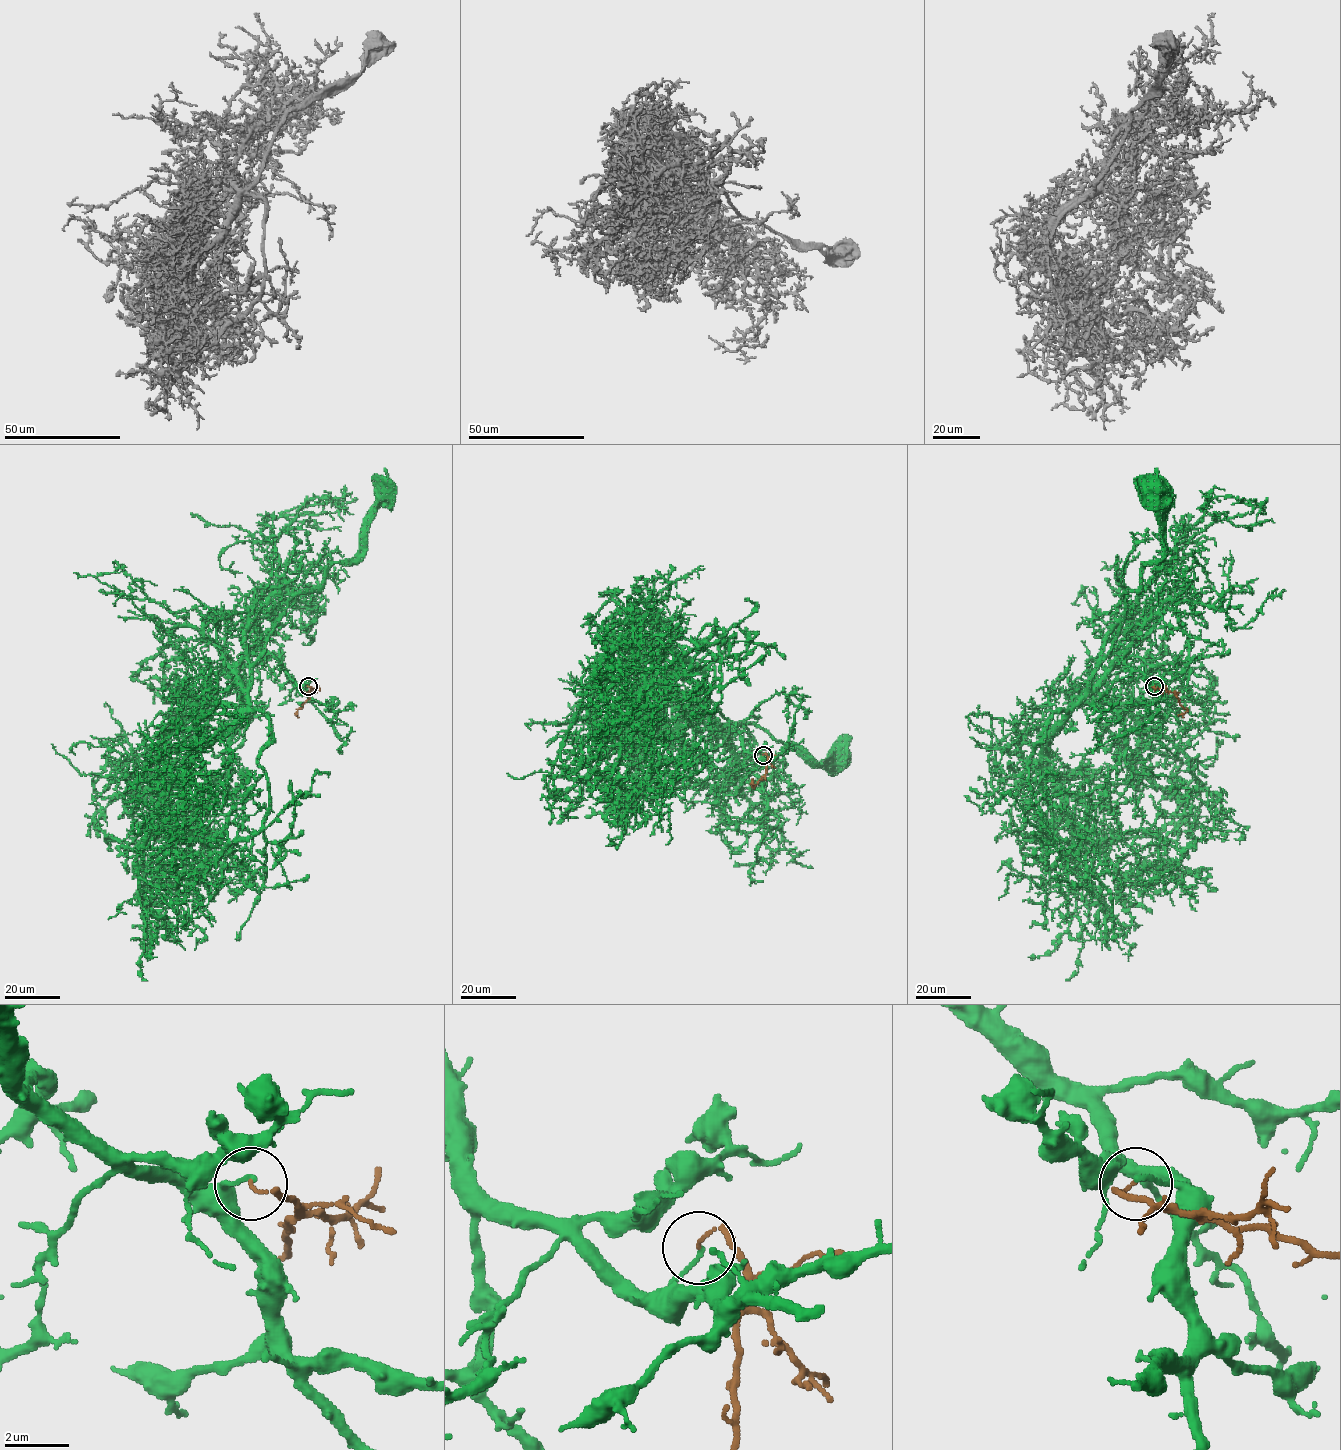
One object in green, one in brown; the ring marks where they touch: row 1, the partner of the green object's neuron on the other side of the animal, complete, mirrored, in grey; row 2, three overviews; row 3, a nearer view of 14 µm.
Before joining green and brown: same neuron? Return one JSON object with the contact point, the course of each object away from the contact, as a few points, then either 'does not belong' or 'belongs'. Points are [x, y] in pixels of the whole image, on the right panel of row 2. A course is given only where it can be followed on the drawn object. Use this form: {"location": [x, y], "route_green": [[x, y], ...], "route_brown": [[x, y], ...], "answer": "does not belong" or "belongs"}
{"location": [1154, 686], "route_green": [[1154, 685], [1122, 660], [1128, 650], [1110, 650], [1122, 596], [1166, 554], [1166, 507], [1150, 492]], "route_brown": [[1154, 686], [1172, 692], [1188, 710], [1178, 715]], "answer": "does not belong"}

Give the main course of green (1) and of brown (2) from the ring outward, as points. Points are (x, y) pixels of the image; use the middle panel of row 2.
1: (763, 755), (710, 717), (760, 726), (811, 766), (831, 766), (839, 751)
2: (763, 755), (767, 757), (764, 778), (753, 789), (751, 778)

